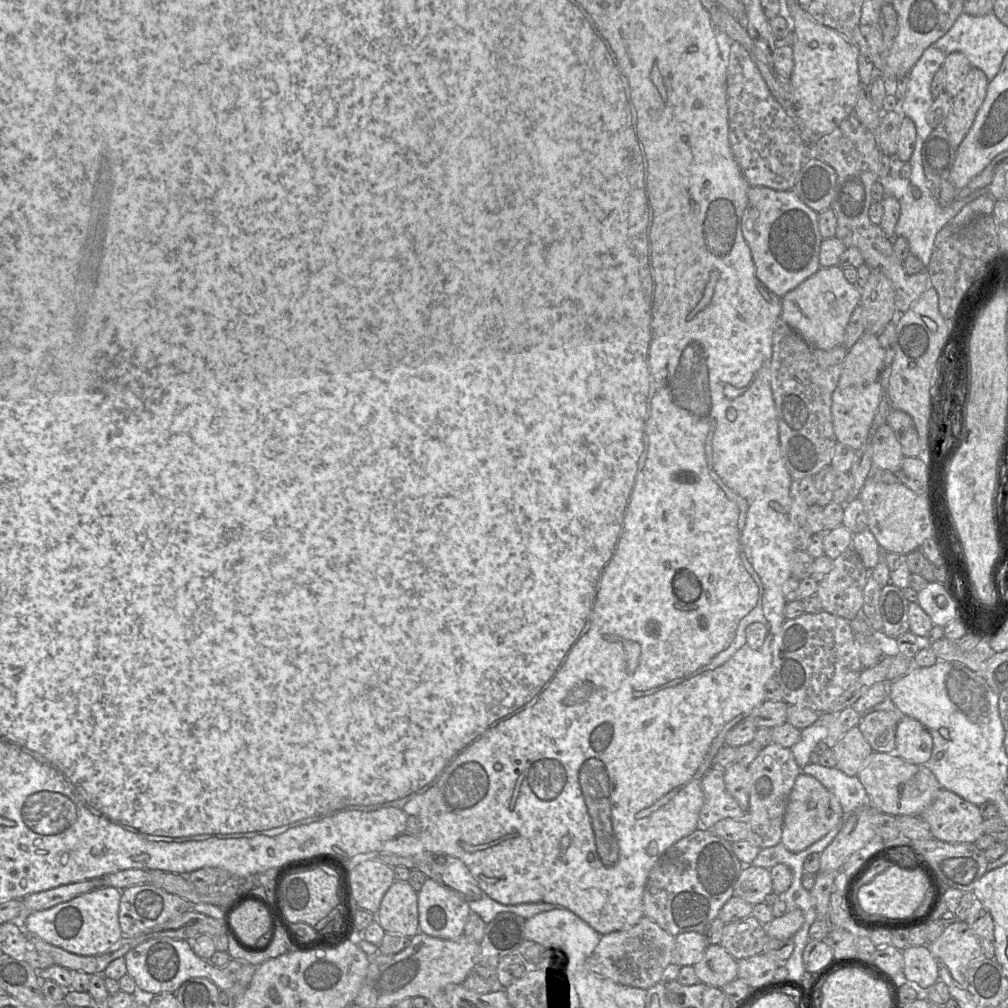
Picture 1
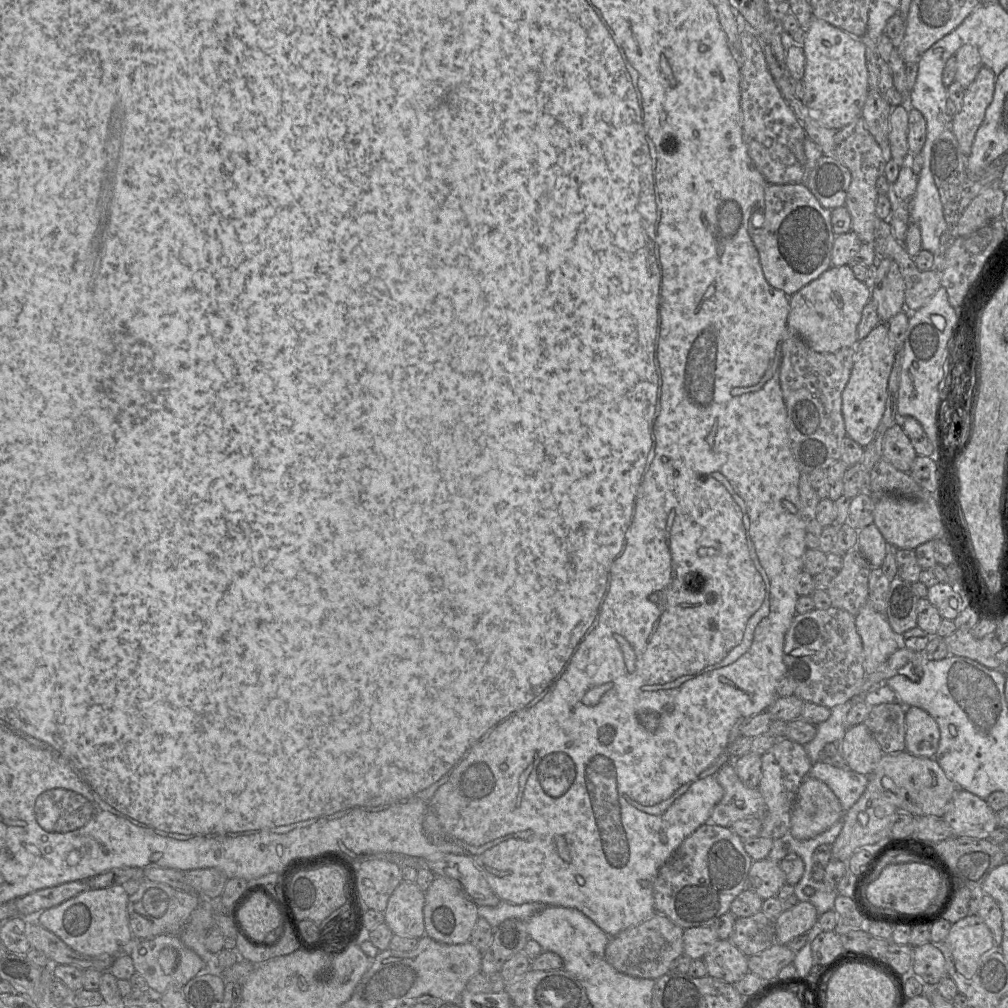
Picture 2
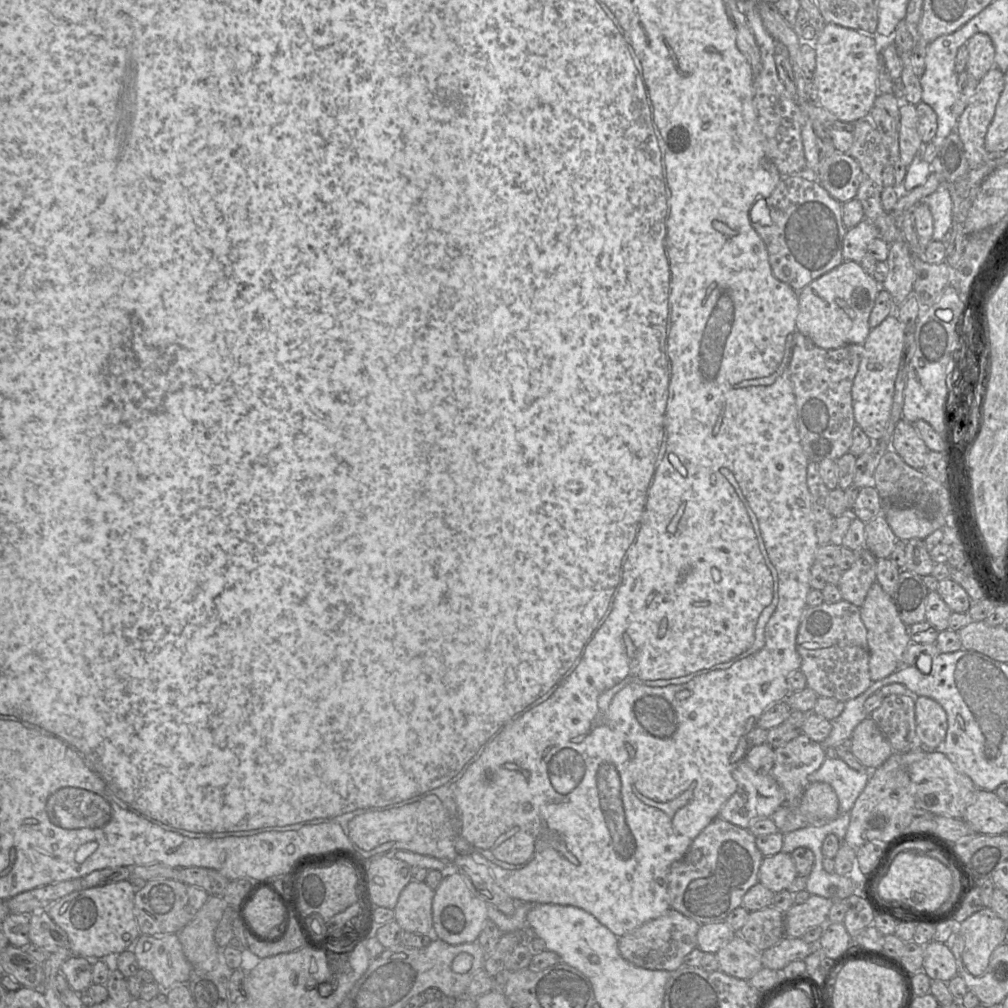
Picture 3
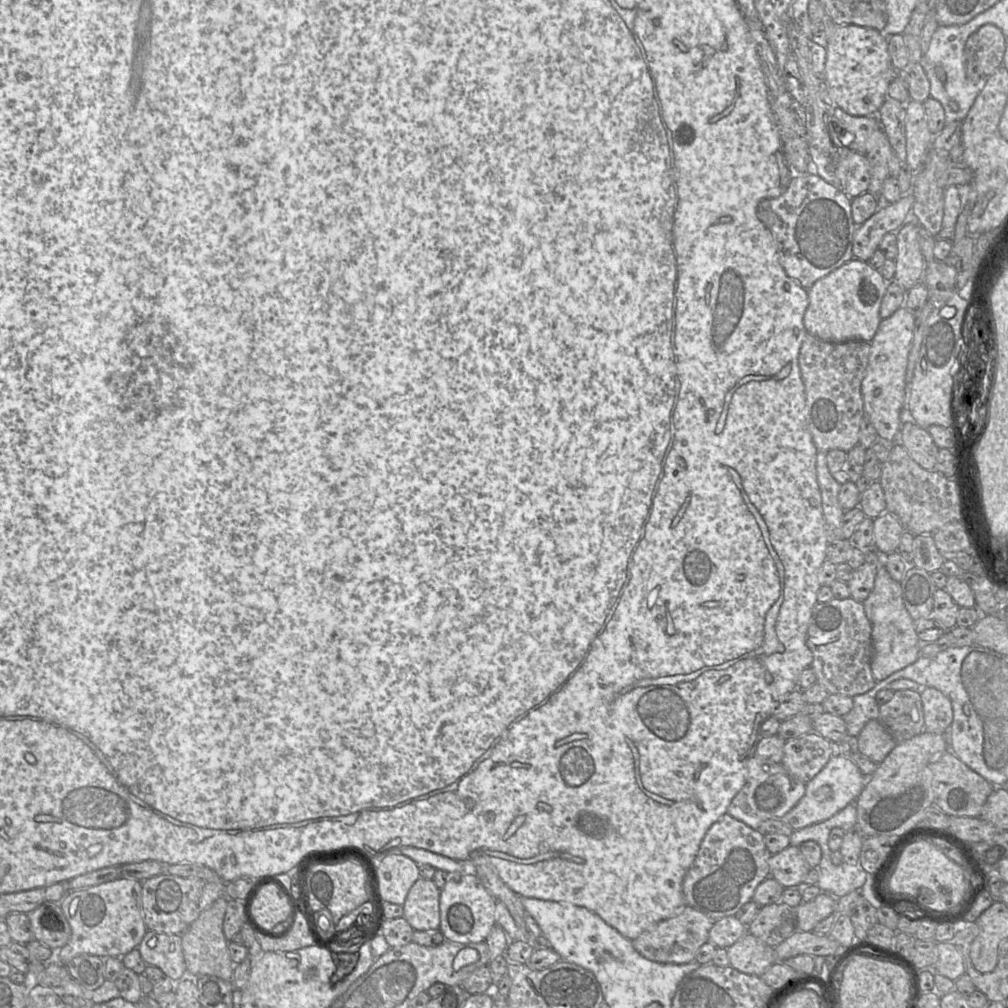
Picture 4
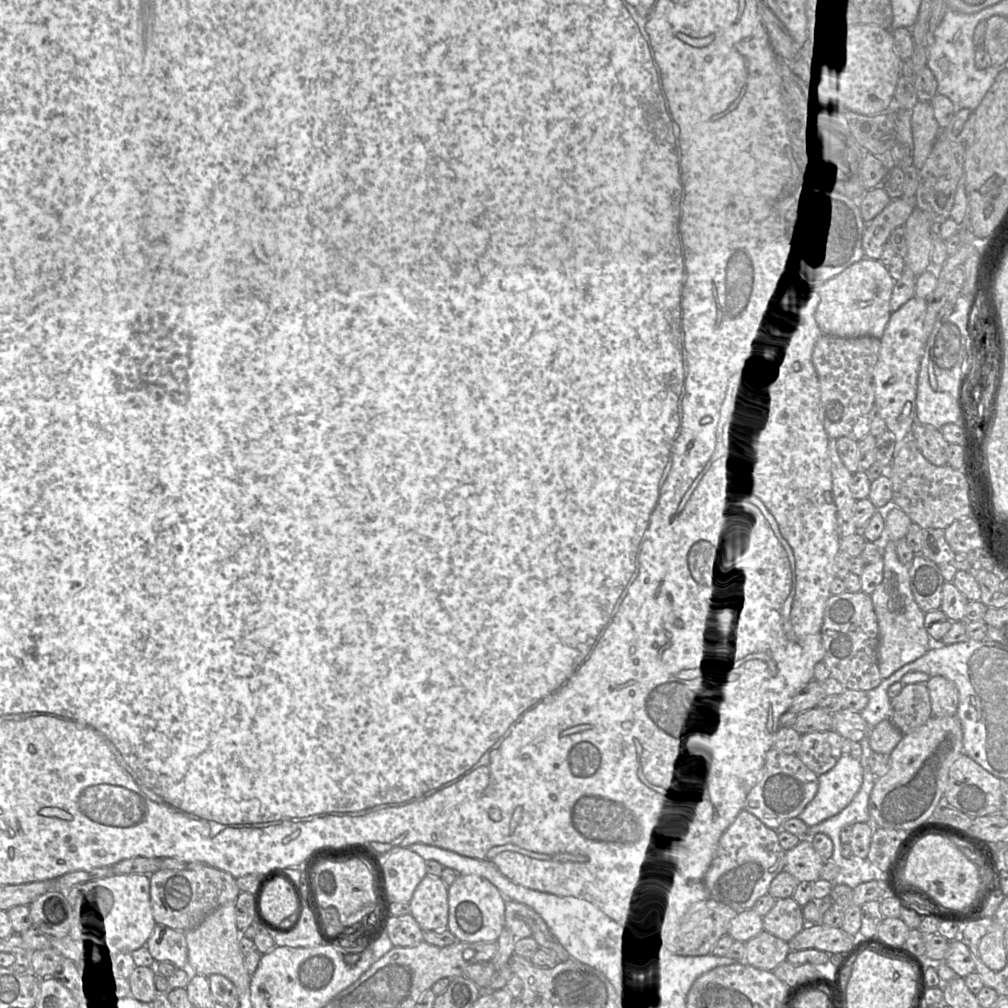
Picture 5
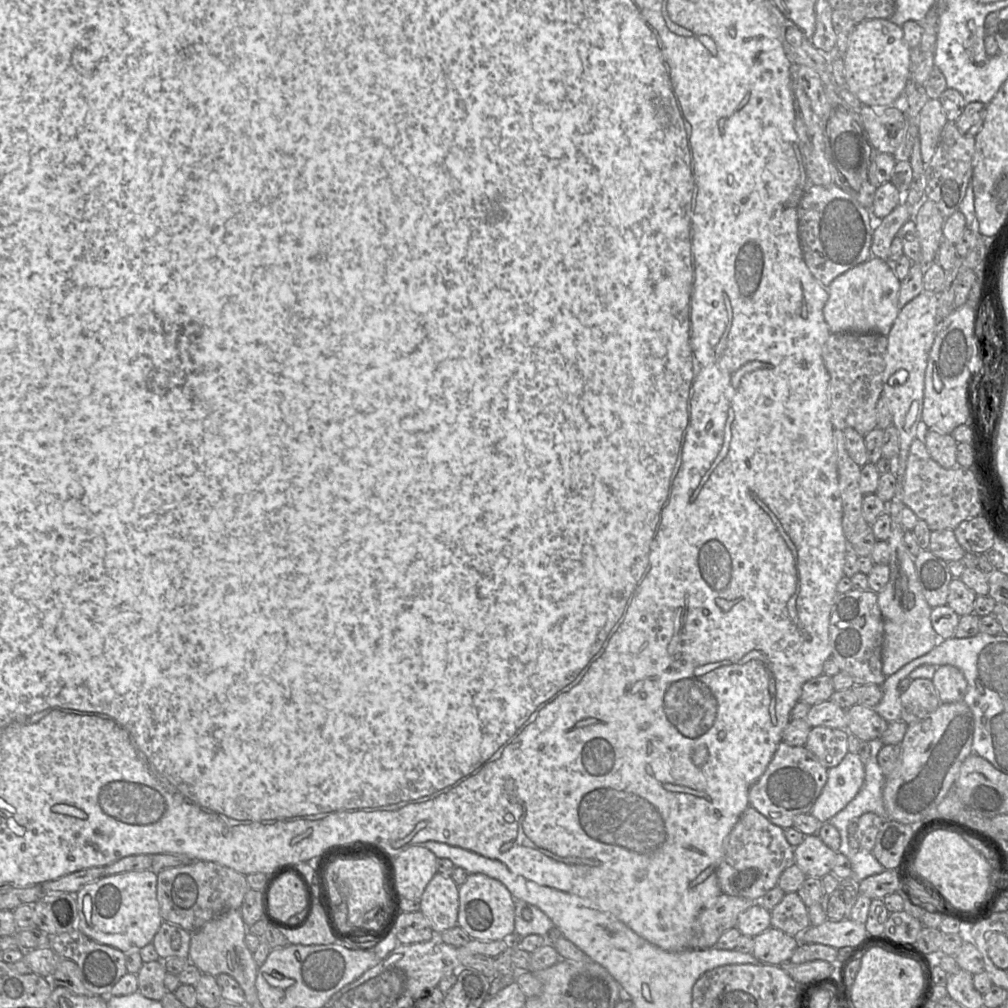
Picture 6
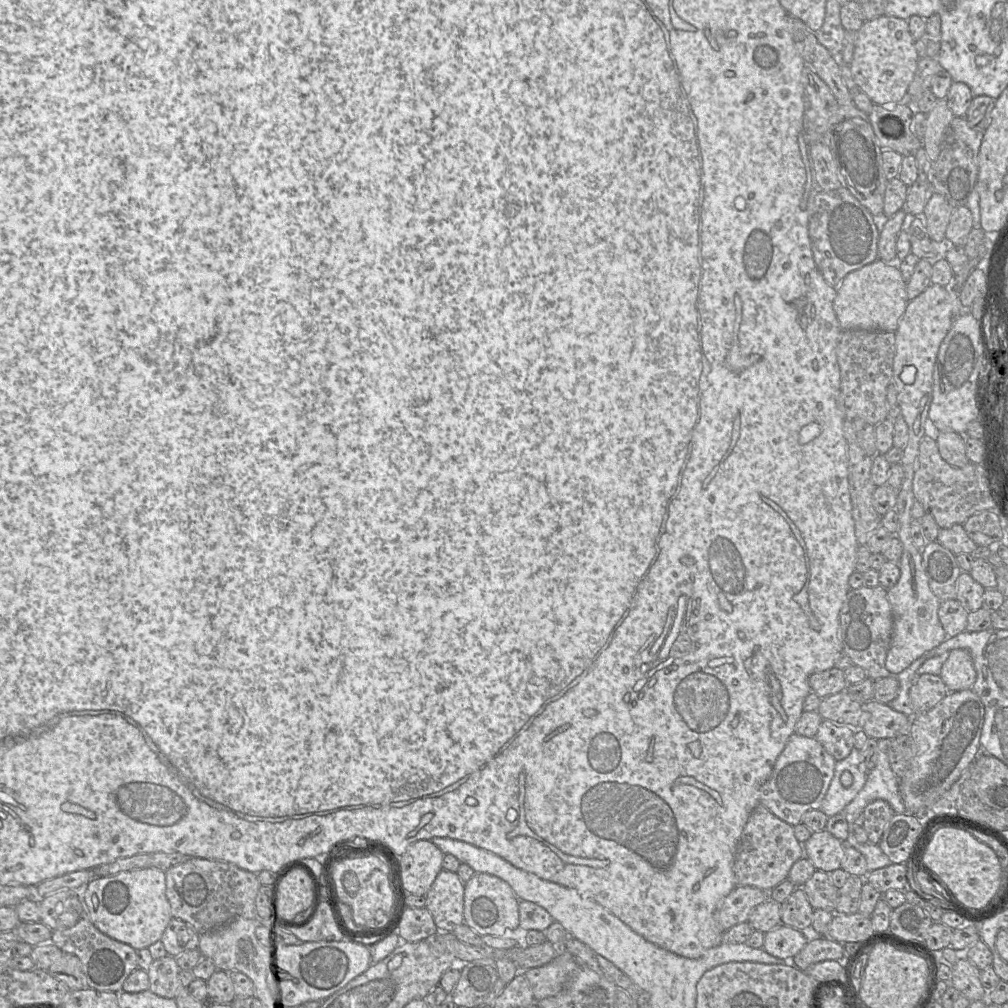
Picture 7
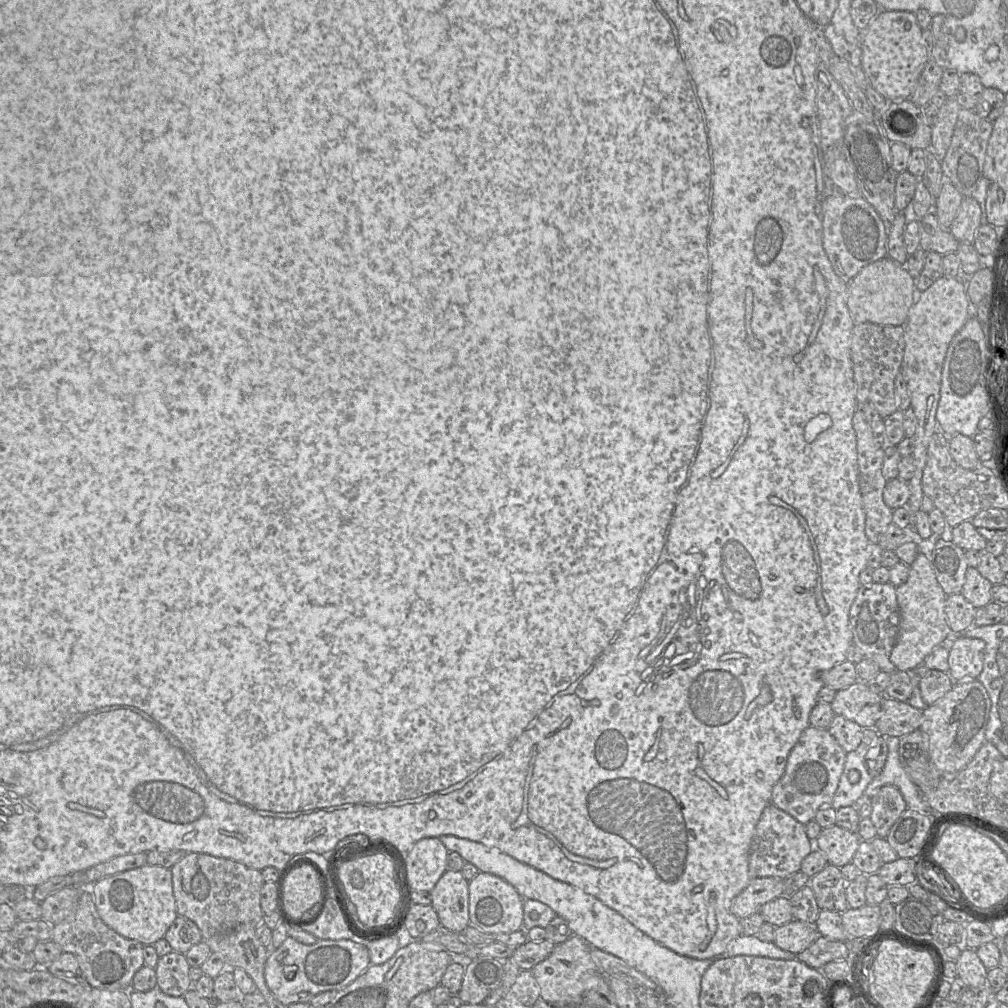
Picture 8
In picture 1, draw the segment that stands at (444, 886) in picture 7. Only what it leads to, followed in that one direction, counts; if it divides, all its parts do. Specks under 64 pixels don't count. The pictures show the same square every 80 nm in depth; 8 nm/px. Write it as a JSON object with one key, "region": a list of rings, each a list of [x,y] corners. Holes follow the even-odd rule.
{"region":[[[409,882],[392,884],[380,903],[376,921],[388,934],[411,938],[420,932],[418,892]]]}

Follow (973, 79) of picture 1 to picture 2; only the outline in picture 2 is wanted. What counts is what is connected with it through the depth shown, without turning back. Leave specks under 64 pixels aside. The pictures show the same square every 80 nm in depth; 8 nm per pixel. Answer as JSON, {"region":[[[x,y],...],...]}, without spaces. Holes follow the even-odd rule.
{"region":[[[983,66],[966,88],[961,108],[949,125],[964,156],[970,154],[976,132],[993,100],[996,78],[990,68]]]}

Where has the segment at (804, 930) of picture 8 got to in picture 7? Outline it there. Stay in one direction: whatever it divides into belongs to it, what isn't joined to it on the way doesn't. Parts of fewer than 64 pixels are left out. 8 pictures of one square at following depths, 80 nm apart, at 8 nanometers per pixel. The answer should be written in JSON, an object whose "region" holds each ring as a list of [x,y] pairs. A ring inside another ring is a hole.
{"region":[[[780,925],[765,933],[762,948],[776,958],[793,958],[808,941],[809,933],[790,926]]]}

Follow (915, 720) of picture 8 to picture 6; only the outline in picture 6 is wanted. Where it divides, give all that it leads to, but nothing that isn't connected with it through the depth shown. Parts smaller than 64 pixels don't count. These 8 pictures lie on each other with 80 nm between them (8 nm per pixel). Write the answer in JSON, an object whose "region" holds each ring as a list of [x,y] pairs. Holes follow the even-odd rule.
{"region":[[[855,704],[847,709],[846,714],[846,730],[861,741],[879,739],[888,726],[888,722],[871,707]]]}

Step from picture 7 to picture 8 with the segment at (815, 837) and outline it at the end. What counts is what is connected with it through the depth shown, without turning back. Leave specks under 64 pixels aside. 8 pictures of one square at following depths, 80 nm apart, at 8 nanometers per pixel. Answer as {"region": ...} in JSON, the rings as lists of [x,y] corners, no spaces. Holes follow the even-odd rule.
{"region":[[[839,826],[822,829],[814,841],[815,848],[821,851],[829,865],[843,867],[852,862],[861,839],[856,832],[850,832]]]}

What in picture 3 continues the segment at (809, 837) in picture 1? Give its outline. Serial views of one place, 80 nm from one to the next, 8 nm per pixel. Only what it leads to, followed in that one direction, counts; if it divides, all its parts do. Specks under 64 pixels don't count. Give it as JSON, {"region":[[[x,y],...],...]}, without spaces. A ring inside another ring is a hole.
{"region":[[[823,782],[808,783],[798,803],[807,826],[822,826],[838,814],[838,799],[833,788]]]}

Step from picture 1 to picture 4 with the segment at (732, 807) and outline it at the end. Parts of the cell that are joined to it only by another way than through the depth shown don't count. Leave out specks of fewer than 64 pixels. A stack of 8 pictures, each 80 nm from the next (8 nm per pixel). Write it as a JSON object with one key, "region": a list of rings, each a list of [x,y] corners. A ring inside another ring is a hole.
{"region":[[[750,757],[747,761],[746,781],[729,804],[726,814],[757,830],[766,820],[780,820],[802,799],[806,783],[792,778],[781,763]]]}

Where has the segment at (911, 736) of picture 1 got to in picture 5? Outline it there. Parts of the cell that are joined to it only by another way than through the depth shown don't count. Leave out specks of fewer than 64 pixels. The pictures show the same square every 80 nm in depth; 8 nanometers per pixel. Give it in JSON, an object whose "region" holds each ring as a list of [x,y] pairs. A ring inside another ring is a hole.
{"region":[[[934,676],[926,683],[929,691],[932,716],[956,715],[959,694],[955,684],[943,676]]]}

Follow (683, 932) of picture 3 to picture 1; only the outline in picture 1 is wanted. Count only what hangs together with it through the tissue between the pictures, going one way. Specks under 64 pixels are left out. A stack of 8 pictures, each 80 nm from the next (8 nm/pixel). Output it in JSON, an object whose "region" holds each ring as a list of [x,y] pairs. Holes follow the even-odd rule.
{"region":[[[644,916],[630,929],[601,935],[598,945],[586,960],[586,969],[617,984],[648,989],[660,981],[662,972],[671,963],[674,941],[675,936],[669,934],[653,920]]]}

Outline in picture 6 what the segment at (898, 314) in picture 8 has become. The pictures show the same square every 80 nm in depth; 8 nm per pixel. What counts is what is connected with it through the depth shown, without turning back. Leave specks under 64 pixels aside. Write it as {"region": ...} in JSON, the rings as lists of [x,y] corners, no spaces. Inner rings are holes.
{"region":[[[877,257],[837,276],[827,286],[828,299],[823,308],[830,332],[874,332],[887,336],[901,309],[898,303],[900,282],[886,261]]]}

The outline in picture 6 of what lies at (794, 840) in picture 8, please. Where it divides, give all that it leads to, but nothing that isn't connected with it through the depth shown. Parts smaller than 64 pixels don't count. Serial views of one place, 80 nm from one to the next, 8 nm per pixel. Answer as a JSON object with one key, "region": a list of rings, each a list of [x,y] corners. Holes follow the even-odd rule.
{"region":[[[748,806],[725,842],[723,857],[717,868],[718,883],[722,894],[756,900],[773,889],[782,872],[792,864],[794,847],[786,840],[784,829]]]}

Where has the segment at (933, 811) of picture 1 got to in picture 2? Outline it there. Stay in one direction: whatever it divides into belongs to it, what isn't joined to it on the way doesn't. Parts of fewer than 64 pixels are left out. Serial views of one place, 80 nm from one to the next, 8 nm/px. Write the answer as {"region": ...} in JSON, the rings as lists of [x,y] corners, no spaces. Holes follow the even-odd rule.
{"region":[[[958,789],[955,792],[953,798],[948,803],[942,818],[951,827],[954,837],[987,839],[998,827],[997,813],[988,806],[986,800],[961,789]]]}

